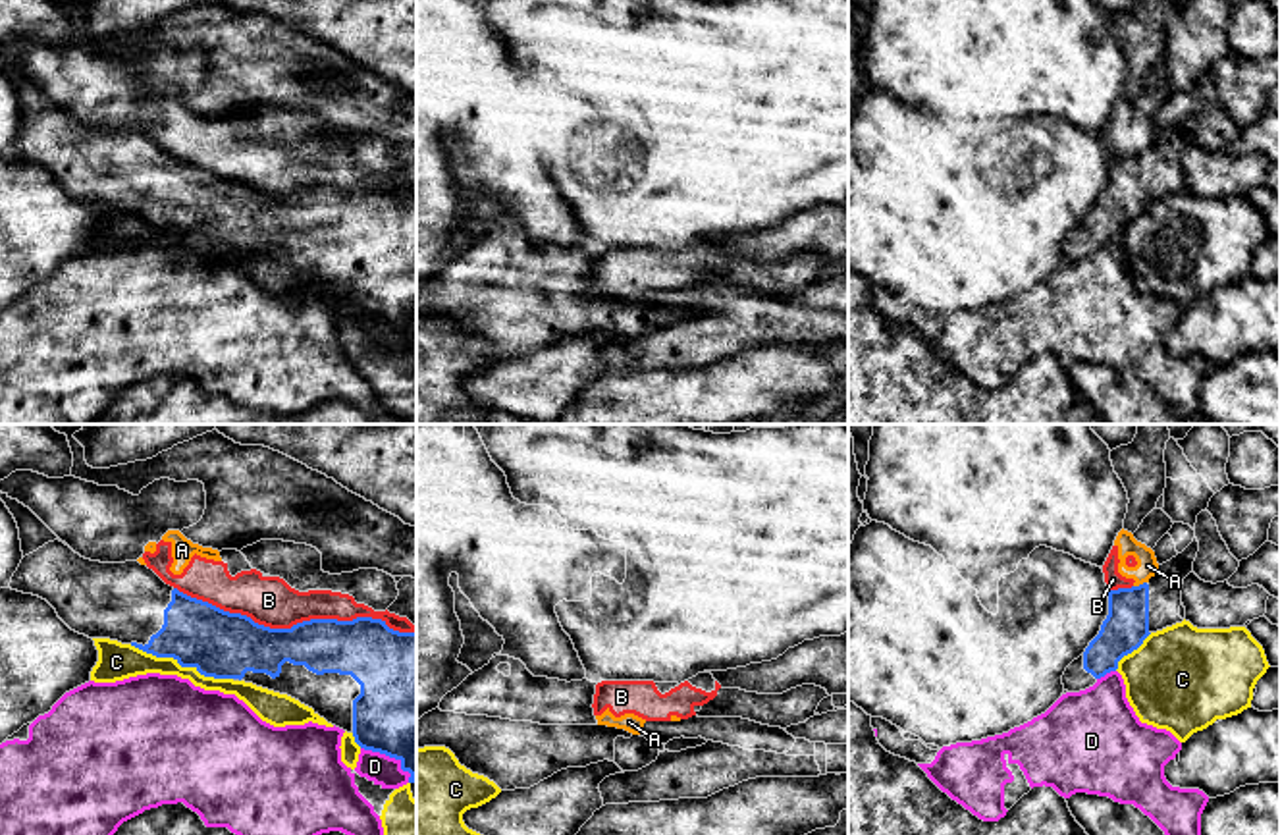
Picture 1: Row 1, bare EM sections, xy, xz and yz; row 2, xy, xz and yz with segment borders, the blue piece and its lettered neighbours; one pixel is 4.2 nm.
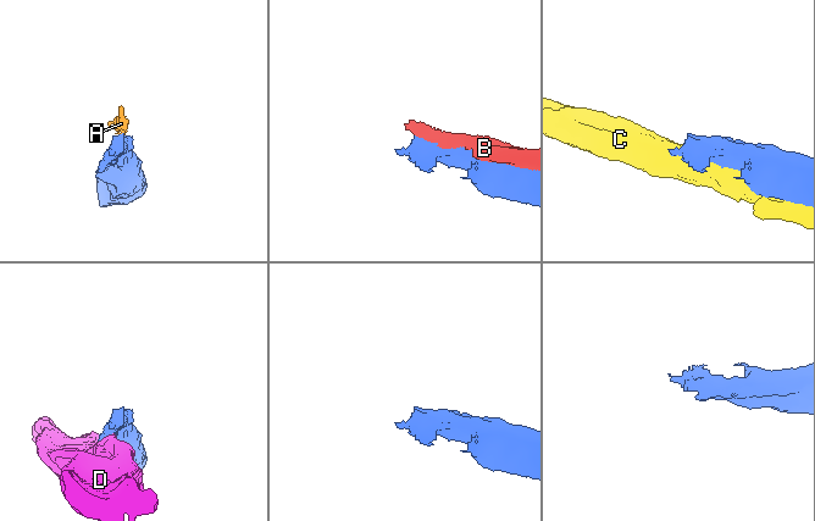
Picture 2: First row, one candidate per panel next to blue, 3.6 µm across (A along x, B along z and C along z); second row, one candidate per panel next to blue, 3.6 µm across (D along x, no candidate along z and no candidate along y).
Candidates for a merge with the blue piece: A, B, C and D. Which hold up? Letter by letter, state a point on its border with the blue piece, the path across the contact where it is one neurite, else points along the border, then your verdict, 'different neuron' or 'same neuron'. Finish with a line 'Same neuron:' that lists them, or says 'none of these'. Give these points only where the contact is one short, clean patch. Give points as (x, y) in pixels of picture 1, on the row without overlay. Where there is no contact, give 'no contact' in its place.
A: contact yz (1140, 153); border yz (1146, 149), (1134, 155); different neuron
B: contact xy (295, 193); different neuron
C: contact xy (182, 234); different neuron
D: contact yz (1105, 242); different neuron
Same neuron: none of these

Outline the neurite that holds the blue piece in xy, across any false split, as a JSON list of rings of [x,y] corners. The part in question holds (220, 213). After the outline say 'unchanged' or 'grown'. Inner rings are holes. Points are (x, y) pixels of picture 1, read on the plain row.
[[[2,60],[0,67],[17,91],[23,120],[10,150],[12,158],[46,168],[71,199],[89,206],[118,208],[156,226],[173,226],[181,235],[195,235],[204,245],[245,249],[287,262],[312,276],[328,291],[351,301],[360,316],[399,328],[401,337],[411,341],[409,351],[416,351],[416,201],[393,199],[386,189],[372,185],[310,187],[291,197],[270,197],[247,183],[224,179],[179,160],[139,129],[100,131],[85,127],[29,75]]]; grown

